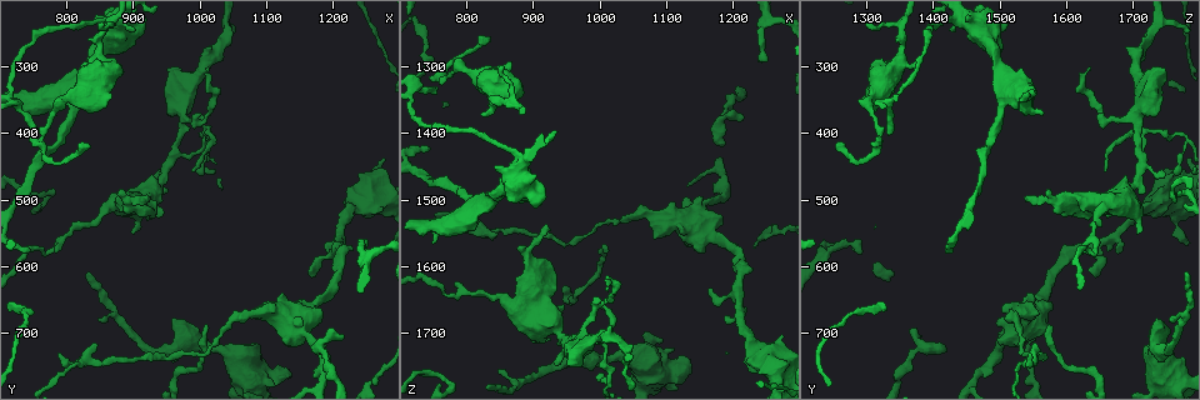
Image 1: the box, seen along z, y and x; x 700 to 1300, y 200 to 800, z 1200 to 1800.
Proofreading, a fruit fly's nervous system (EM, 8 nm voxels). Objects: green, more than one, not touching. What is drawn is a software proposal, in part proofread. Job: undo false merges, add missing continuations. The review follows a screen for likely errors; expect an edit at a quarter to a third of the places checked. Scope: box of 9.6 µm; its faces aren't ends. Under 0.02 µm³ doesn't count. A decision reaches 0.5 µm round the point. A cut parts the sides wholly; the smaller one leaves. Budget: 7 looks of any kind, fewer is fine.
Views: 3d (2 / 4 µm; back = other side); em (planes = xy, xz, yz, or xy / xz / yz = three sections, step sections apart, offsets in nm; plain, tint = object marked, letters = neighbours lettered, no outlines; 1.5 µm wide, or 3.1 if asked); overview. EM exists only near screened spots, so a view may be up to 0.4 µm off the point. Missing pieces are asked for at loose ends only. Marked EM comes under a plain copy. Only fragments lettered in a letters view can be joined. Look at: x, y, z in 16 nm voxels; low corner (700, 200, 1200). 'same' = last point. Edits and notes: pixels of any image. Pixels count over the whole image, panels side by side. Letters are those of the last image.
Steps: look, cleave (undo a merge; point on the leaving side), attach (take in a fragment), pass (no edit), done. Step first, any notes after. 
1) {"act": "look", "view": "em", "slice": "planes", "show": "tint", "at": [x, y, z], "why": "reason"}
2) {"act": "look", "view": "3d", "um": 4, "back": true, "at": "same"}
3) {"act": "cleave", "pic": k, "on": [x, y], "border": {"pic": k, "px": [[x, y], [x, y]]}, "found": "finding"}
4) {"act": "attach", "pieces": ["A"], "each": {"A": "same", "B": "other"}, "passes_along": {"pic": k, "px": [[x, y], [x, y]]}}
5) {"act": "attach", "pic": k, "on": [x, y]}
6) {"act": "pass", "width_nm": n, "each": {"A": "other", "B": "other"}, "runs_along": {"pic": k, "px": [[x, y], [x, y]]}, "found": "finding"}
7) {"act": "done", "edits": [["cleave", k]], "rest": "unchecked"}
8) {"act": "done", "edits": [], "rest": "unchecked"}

{"act": "look", "view": "em", "slice": "xz", "step": 4, "show": "tint", "at": [1210, 700, 1375], "why": "free end"}

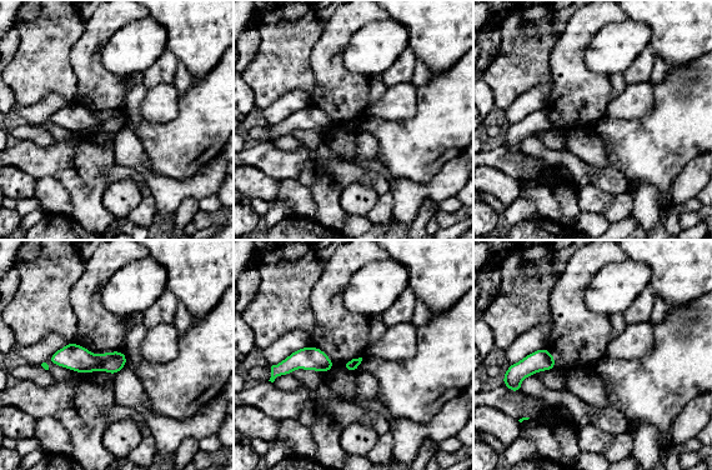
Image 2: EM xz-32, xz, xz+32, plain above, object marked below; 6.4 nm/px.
{"act": "look", "view": "em", "slice": "planes", "show": "letters", "at": "same", "why": "cut it another way"}

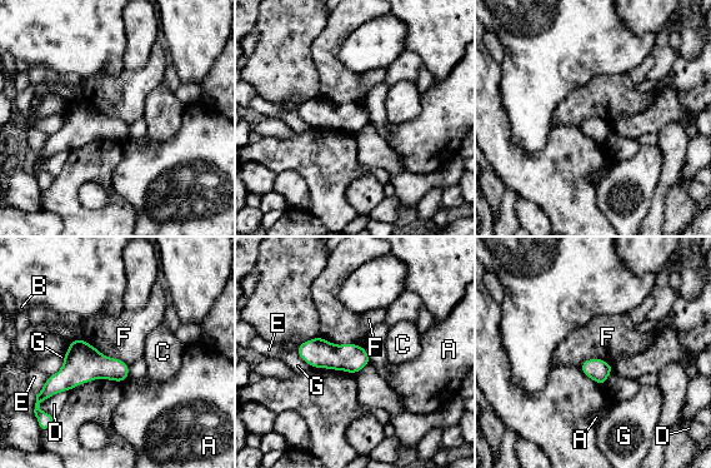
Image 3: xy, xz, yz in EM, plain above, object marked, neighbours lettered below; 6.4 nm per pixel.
{"act": "pass", "each": {"A": "other", "B": "other", "C": "other", "D": "other", "E": "other", "F": "other", "G": "other"}, "border": {"pic": 3, "px": [[80, 337], [104, 354], [129, 364]]}, "found": "no lettered fragment goes on from it"}

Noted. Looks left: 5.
{"act": "look", "view": "em", "slice": "planes", "show": "letters", "at": [1175, 720, 1500]}

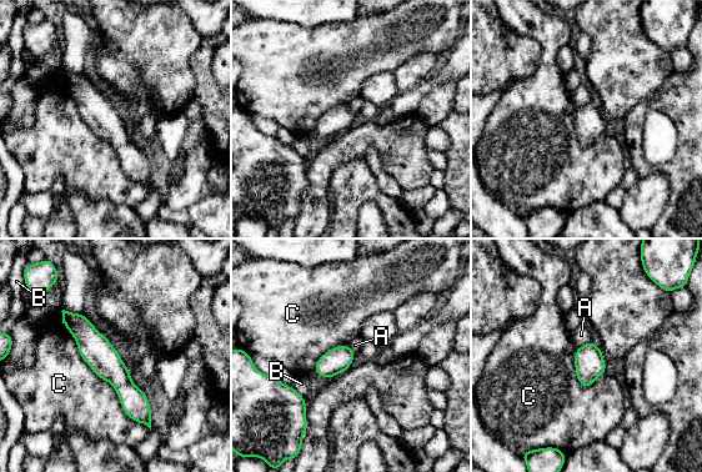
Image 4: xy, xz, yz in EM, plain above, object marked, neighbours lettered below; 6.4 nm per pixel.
{"act": "pass", "each": {"A": "other", "B": "other", "C": "other"}, "runs_along": {"pic": 4, "px": [[65, 314], [119, 376], [148, 421]]}, "found": "continuous, no second neuron"}

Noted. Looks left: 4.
{"act": "look", "view": "3d", "um": 2, "at": [900, 550, 1705], "why": "branch stops here"}

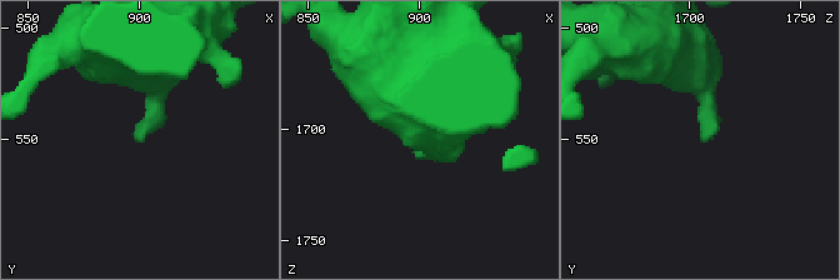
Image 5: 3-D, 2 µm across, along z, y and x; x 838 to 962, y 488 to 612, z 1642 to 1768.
{"act": "look", "view": "em", "slice": "planes", "show": "tint", "at": [900, 551, 1706]}

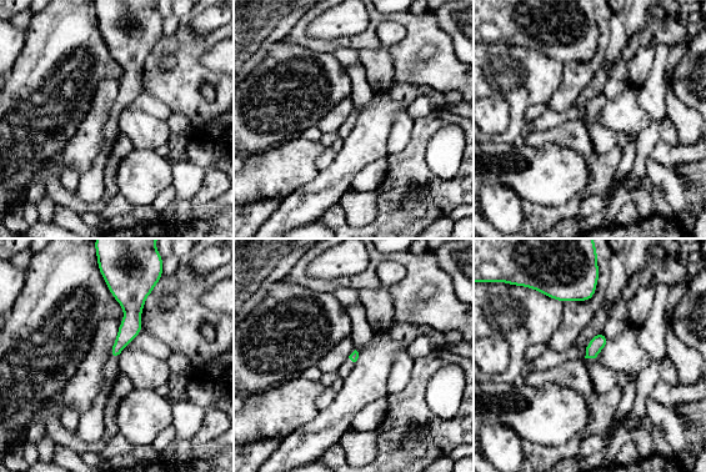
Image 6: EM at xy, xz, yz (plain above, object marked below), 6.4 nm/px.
{"act": "look", "view": "em", "slice": "planes", "show": "letters", "at": "same", "why": "see the neighbours"}

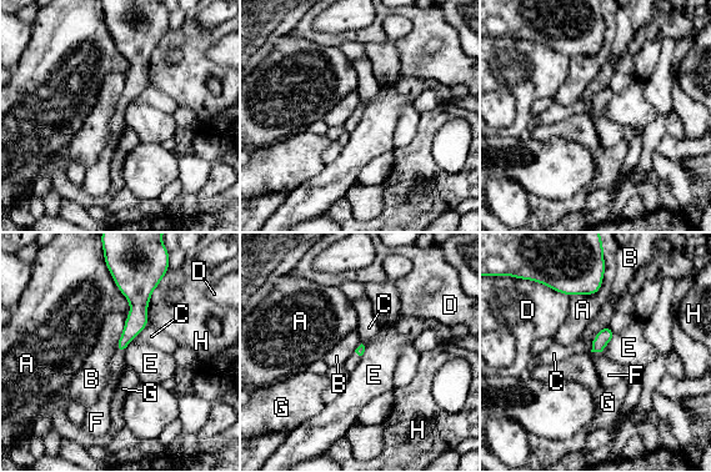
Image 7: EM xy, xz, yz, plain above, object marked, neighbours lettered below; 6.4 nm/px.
{"act": "attach", "pieces": ["F"], "each": {"A": "other", "B": "other", "C": "other", "D": "other", "E": "other", "F": "same", "G": "other", "H": "other"}, "passes_along": {"pic": 7, "px": [[604, 336], [596, 351], [610, 373]]}, "found": "it goes on there"}

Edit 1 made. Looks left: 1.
{"act": "done", "edits": [["attach", 7]], "rest": "unchecked"}

